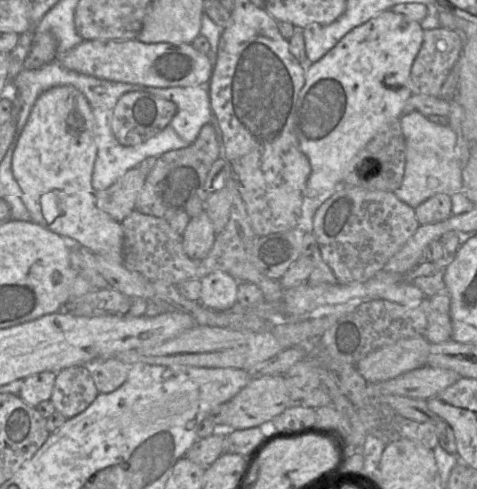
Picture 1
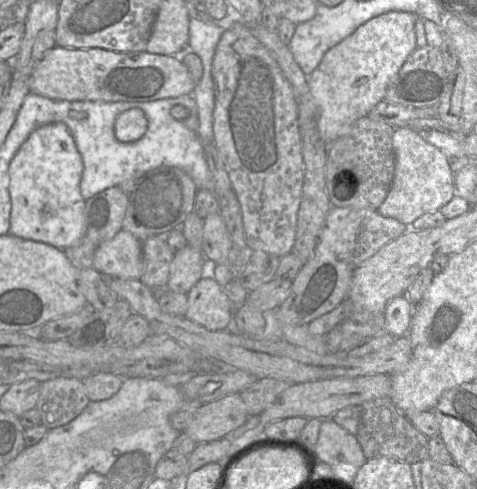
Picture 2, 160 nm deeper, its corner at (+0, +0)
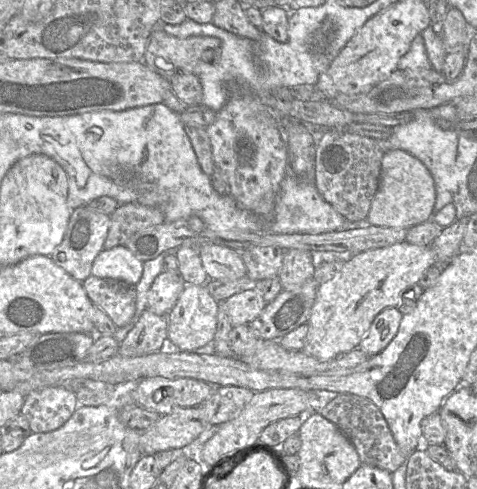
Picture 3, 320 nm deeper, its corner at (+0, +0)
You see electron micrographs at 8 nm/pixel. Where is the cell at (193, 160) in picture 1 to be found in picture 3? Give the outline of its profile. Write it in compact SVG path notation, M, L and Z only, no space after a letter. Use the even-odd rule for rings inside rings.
M137 203L118 205L110 215L110 227L103 250L124 245L135 233L164 222L164 214L159 208L143 206Z

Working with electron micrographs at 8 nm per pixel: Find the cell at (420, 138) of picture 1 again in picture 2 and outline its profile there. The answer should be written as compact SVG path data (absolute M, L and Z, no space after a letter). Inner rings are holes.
M407 126L396 127L392 144L395 153L394 177L389 193L377 211L384 217L394 218L409 226L423 214L440 210L454 197L454 172L445 155L437 147L425 141L416 130Z

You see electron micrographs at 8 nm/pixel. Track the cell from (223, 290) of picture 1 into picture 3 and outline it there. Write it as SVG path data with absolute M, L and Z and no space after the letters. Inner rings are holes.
M186 285L173 308L168 312L168 343L180 351L194 352L210 347L217 327L219 303L205 285Z

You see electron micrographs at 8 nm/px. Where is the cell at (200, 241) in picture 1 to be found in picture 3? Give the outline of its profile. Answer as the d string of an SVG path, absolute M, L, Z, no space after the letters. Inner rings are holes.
M162 271L147 293L147 309L156 315L166 316L177 302L186 283L179 271Z

